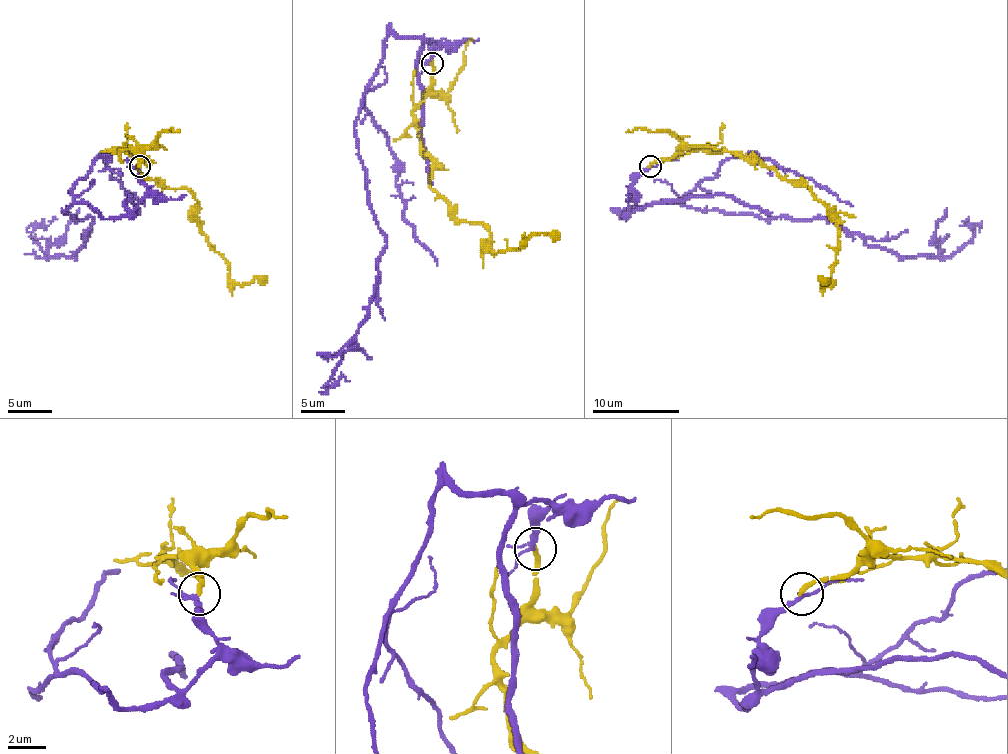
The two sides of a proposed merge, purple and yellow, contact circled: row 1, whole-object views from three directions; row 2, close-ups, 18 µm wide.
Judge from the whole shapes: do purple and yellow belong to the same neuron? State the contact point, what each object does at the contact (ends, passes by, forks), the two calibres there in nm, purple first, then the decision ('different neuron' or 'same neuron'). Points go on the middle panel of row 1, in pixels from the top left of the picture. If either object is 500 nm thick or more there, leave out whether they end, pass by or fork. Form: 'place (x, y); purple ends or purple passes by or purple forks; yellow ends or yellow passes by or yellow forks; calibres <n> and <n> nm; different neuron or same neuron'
place (432, 63); purple forks; yellow ends; calibres 150 and 280 nm; different neuron

